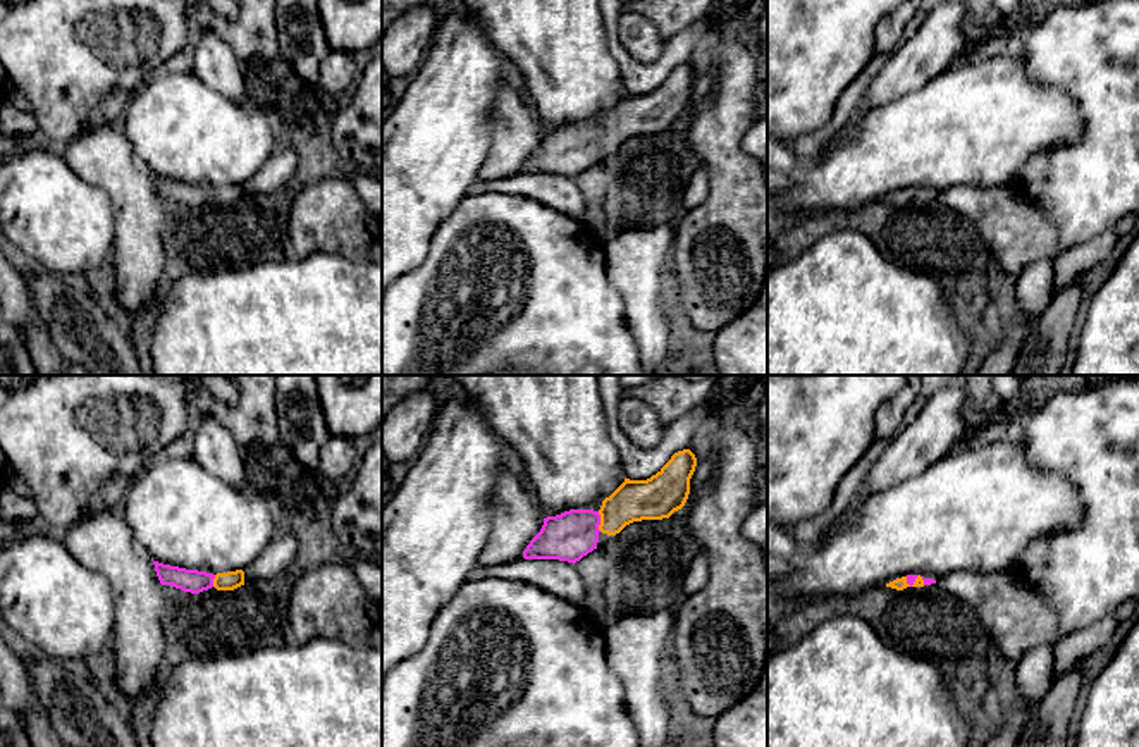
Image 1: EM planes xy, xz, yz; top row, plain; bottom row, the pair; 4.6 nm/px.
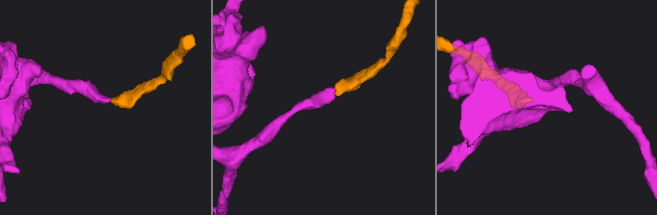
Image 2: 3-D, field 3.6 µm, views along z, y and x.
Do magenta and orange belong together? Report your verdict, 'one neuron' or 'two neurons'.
one neuron

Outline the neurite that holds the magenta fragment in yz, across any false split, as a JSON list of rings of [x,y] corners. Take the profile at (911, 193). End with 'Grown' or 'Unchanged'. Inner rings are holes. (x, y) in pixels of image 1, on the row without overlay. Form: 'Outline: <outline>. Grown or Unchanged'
Outline: [[[907,189],[907,191],[902,191],[902,193],[896,193],[896,194],[890,196],[890,198],[886,198],[886,201],[903,205],[907,201],[924,201],[924,200],[931,200],[931,198],[936,198],[936,194],[924,193],[920,189]]]. Grown

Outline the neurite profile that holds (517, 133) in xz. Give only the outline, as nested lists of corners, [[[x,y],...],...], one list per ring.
[[[504,84],[496,100],[490,148],[478,179],[496,181],[523,172],[523,165],[544,139],[544,126],[516,88]]]

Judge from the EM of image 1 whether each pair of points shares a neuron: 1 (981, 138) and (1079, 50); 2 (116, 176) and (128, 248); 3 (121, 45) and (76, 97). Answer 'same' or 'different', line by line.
1: different
2: same
3: same

